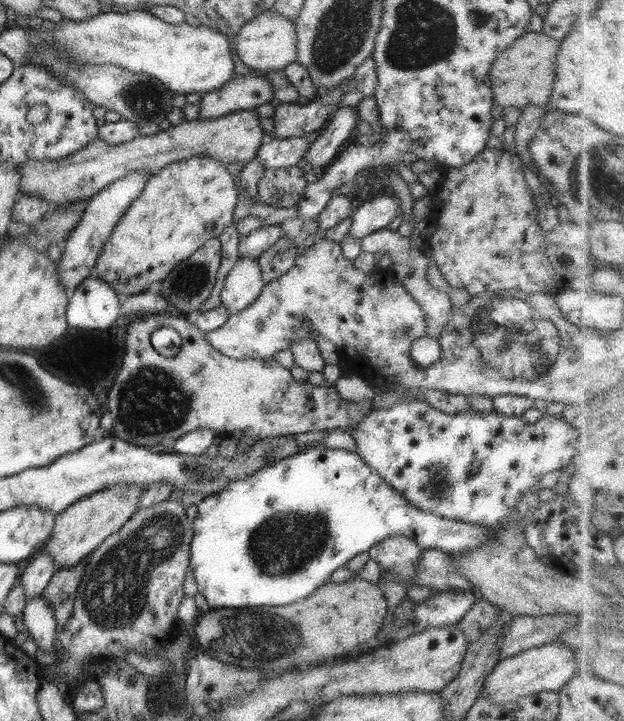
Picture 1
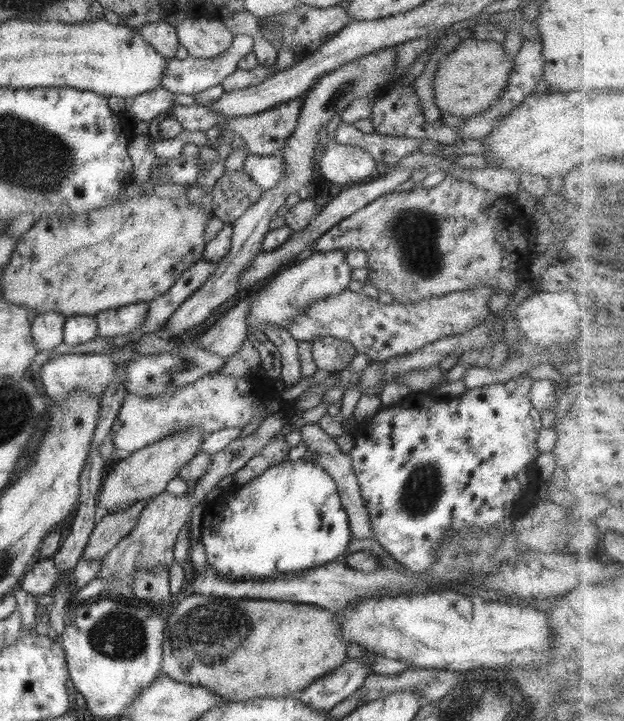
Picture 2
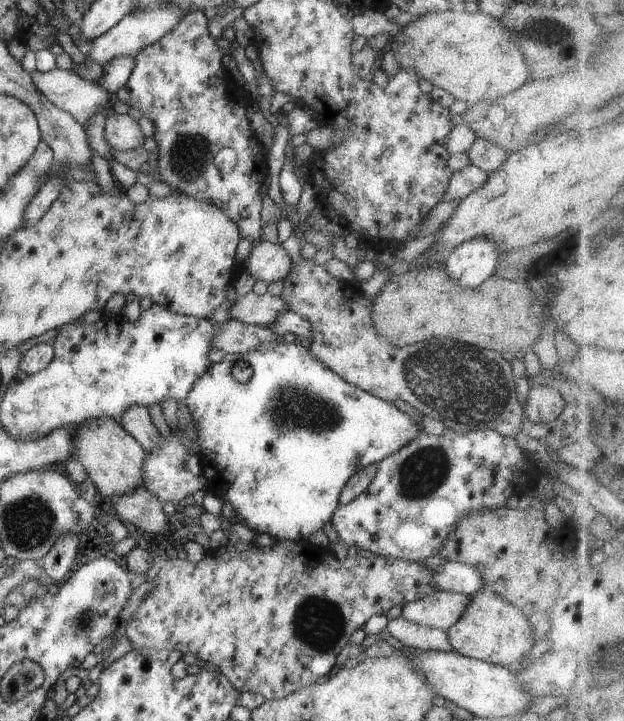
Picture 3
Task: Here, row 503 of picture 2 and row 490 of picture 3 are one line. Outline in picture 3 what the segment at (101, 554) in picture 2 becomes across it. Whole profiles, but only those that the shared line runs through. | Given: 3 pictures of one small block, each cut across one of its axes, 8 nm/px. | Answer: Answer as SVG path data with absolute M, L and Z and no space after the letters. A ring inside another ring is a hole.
M144 486L124 496L112 496L112 506L121 522L130 522L137 528L156 534L164 541L169 534L169 517L164 512L164 503L152 496Z

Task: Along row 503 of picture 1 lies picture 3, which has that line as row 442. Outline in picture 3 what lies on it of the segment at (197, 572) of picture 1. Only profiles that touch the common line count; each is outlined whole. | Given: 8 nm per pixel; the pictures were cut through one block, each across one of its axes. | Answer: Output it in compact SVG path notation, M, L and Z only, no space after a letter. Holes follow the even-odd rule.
M284 340L268 342L268 344L264 344L258 349L254 348L254 350L246 352L246 354L226 353L224 360L210 364L208 372L204 372L196 380L196 384L192 386L192 390L188 392L188 396L184 400L192 420L196 424L196 440L200 447L197 454L202 466L202 478L208 483L206 491L211 490L211 493L218 496L223 504L229 503L236 514L238 522L242 522L242 524L248 526L257 534L269 534L277 541L291 540L292 542L305 542L308 544L310 536L330 522L334 511L340 505L339 498L342 488L346 486L346 482L356 472L366 466L379 464L384 458L395 454L398 450L413 442L422 431L422 427L416 425L410 416L398 410L394 403L385 402L375 395L346 382L335 372L332 372L330 368L324 366L318 358L314 358L314 354L310 352L309 348L300 344L286 343ZM236 362L248 362L252 366L252 376L244 384L240 384L236 378L232 378L232 366Z

